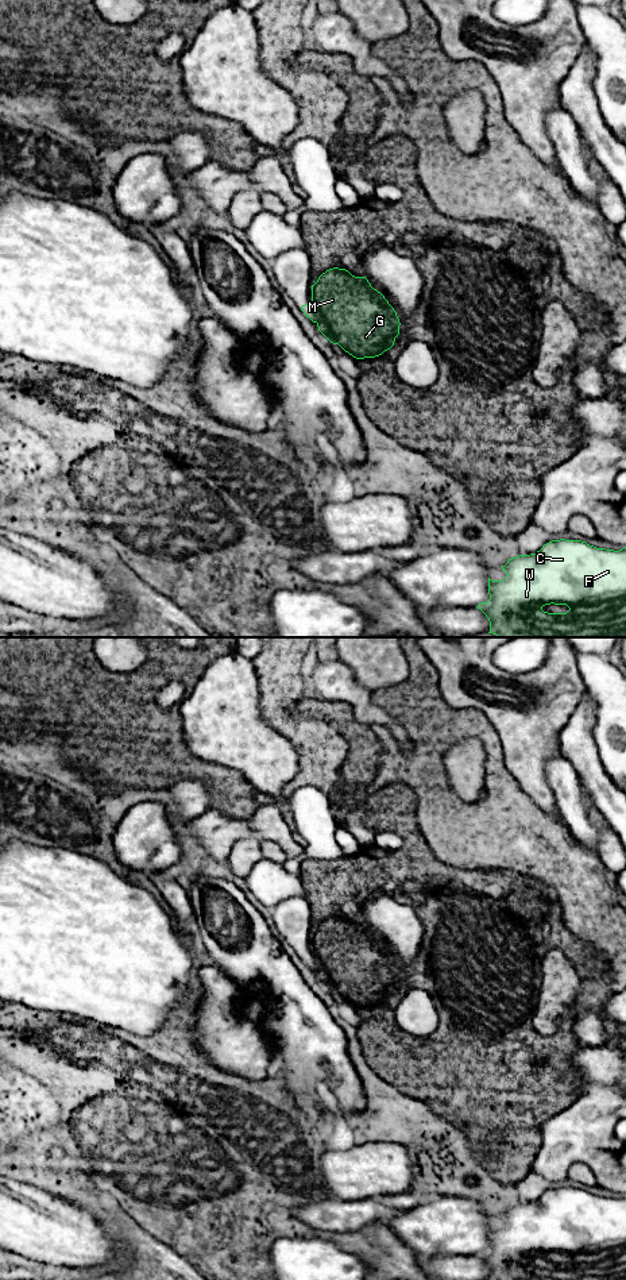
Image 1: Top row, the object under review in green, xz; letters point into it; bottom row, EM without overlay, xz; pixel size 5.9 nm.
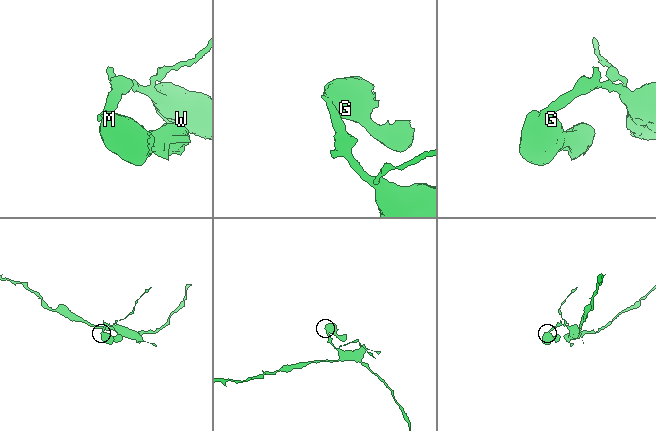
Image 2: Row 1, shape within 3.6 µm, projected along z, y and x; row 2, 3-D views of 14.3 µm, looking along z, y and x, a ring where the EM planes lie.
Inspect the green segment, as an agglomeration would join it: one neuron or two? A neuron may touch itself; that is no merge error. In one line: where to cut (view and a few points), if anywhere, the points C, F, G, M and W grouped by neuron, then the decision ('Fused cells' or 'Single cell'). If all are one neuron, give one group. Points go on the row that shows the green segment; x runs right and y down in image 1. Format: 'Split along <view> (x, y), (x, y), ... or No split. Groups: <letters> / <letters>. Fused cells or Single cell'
Split along xz (310, 304), (319, 315), (324, 334). Groups: C F W / G M. Fused cells

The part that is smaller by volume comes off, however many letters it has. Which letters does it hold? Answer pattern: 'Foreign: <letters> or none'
Foreign: G, M

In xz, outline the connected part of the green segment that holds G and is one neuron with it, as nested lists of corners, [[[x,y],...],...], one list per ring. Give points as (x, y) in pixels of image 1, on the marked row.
[[[333,267],[318,277],[312,285],[312,305],[320,315],[324,336],[356,359],[382,355],[399,335],[399,319],[385,296],[366,277],[355,277],[345,269]]]

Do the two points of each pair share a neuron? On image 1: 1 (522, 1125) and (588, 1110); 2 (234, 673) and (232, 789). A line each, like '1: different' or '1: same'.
1: different
2: different

